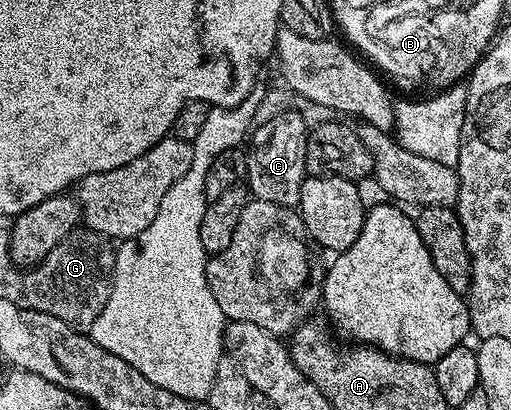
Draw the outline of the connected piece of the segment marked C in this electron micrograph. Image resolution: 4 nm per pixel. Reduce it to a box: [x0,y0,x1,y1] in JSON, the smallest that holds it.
[245,112,308,207]

